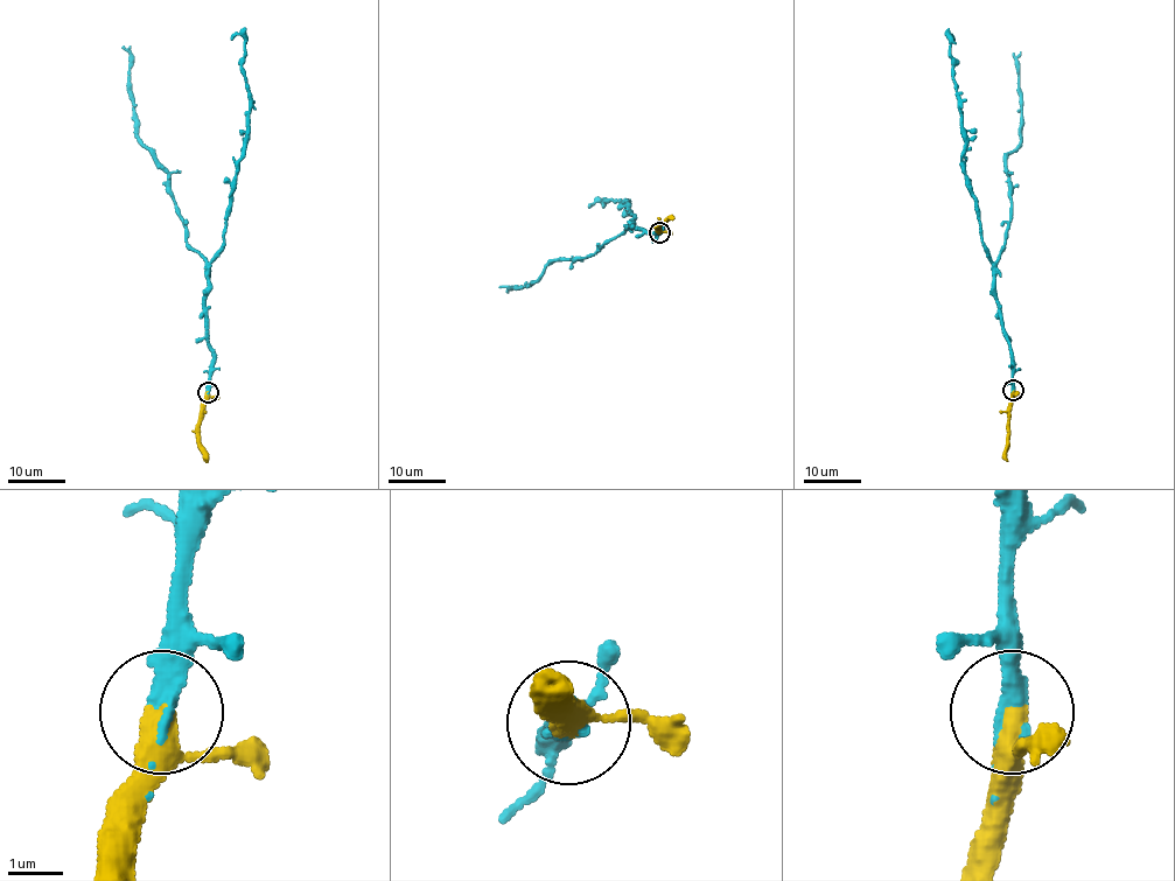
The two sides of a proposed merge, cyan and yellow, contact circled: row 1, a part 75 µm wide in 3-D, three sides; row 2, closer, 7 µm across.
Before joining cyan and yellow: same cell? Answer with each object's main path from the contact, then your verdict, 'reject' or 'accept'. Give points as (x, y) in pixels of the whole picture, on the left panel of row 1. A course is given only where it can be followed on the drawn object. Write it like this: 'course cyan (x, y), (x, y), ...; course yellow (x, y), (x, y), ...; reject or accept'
course cyan (207, 392), (214, 349), (204, 308), (209, 264), (223, 242), (249, 111), (245, 39), (231, 37); course yellow (207, 392), (198, 428), (198, 448), (207, 462); accept

